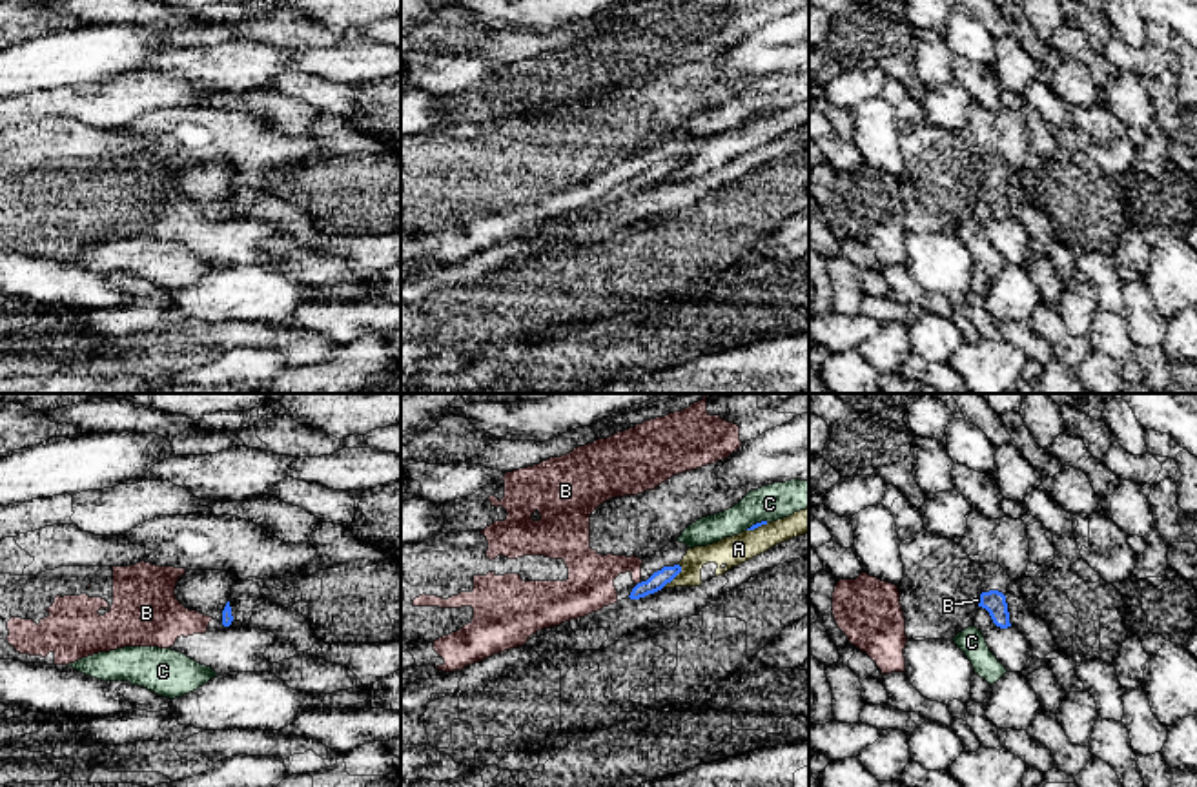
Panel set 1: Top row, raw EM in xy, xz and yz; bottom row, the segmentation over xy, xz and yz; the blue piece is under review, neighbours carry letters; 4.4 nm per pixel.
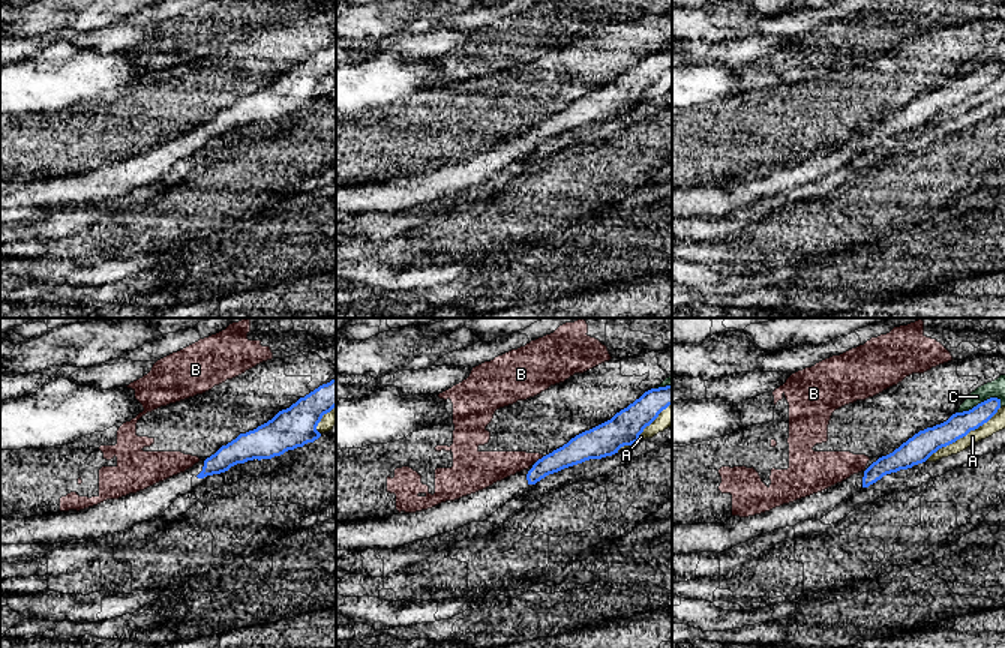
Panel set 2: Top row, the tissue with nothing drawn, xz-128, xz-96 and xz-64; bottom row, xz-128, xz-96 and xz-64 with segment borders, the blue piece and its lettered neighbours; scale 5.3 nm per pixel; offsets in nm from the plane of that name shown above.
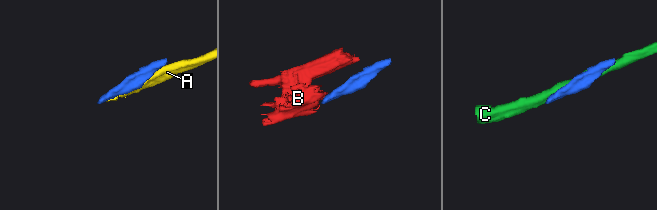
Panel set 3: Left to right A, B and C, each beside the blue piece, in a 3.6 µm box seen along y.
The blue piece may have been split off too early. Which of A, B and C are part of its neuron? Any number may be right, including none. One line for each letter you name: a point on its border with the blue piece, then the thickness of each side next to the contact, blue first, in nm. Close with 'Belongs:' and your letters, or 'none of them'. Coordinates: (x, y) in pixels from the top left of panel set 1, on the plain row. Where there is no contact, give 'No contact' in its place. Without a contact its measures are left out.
Belongs: none of them

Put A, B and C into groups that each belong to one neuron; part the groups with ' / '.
A / B / C

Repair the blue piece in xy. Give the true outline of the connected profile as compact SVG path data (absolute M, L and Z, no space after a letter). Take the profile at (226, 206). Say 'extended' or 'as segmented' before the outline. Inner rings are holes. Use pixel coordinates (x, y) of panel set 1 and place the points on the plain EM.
extended; M189 162L179 169L175 179L177 191L189 202L217 211L222 208L222 217L233 213L231 199L226 184L233 179L233 168L222 162Z

